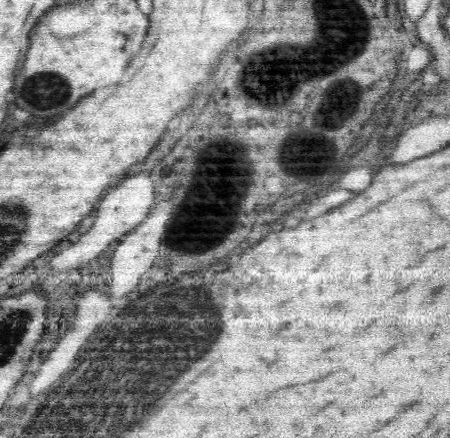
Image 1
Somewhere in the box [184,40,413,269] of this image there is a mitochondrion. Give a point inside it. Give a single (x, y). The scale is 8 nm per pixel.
(259, 67)

